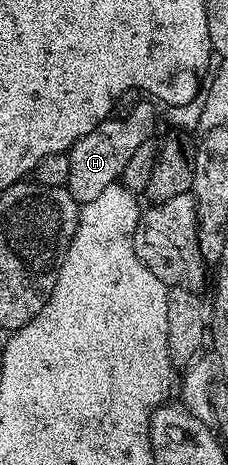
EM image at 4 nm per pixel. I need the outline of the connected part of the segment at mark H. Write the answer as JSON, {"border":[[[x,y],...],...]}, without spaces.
{"border":[[[142,102],[127,114],[127,118],[110,118],[104,120],[91,134],[79,138],[69,149],[70,176],[67,183],[69,192],[78,204],[83,205],[99,198],[107,186],[118,183],[123,174],[123,166],[131,159],[131,154],[135,154],[135,149],[143,146],[154,135],[157,128],[157,108],[153,102]]]}

